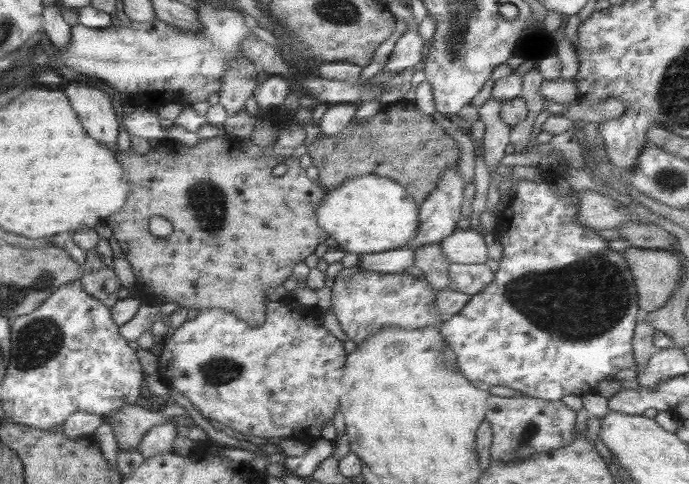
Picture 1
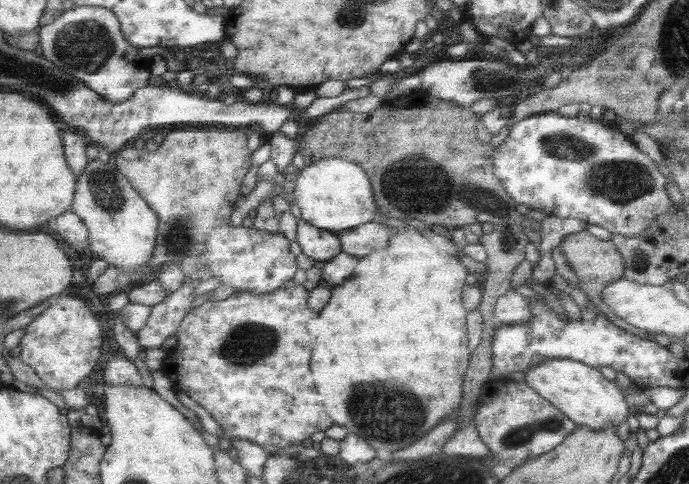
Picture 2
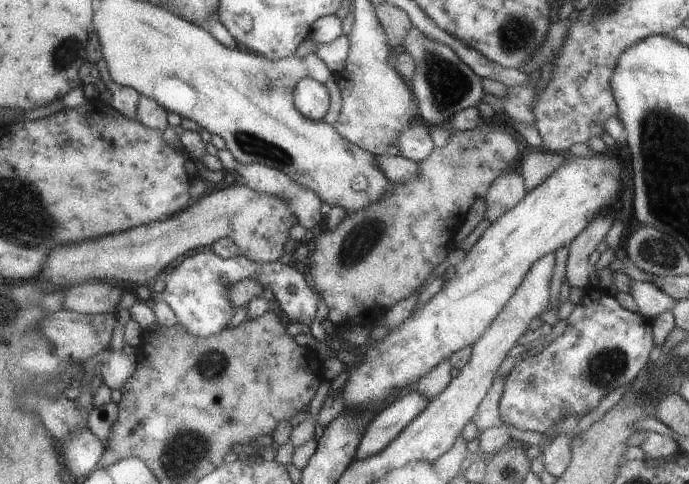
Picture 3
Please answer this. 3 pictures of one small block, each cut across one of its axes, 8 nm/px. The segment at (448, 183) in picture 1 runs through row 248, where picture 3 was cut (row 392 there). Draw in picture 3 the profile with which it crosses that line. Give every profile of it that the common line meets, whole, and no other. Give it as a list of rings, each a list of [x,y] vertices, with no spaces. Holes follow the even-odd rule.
[[[414,390],[383,406],[366,424],[355,447],[353,460],[363,460],[381,452],[406,424],[429,402]]]

